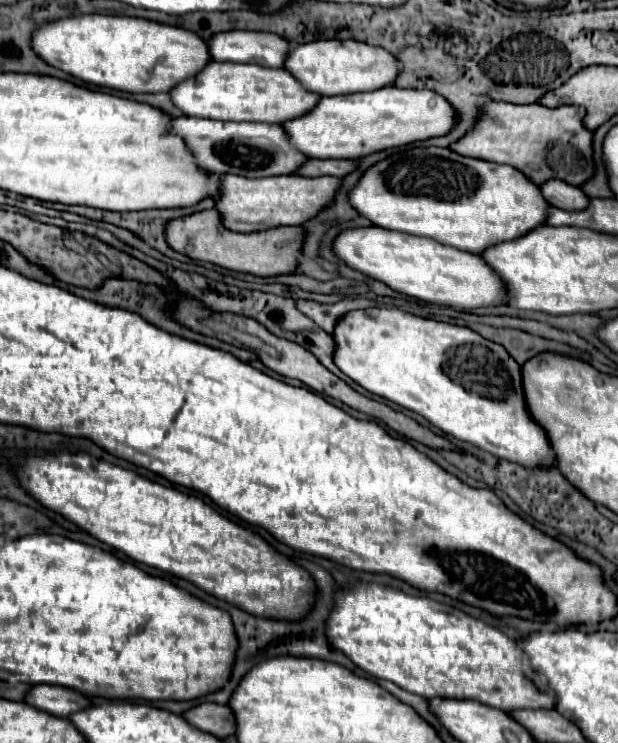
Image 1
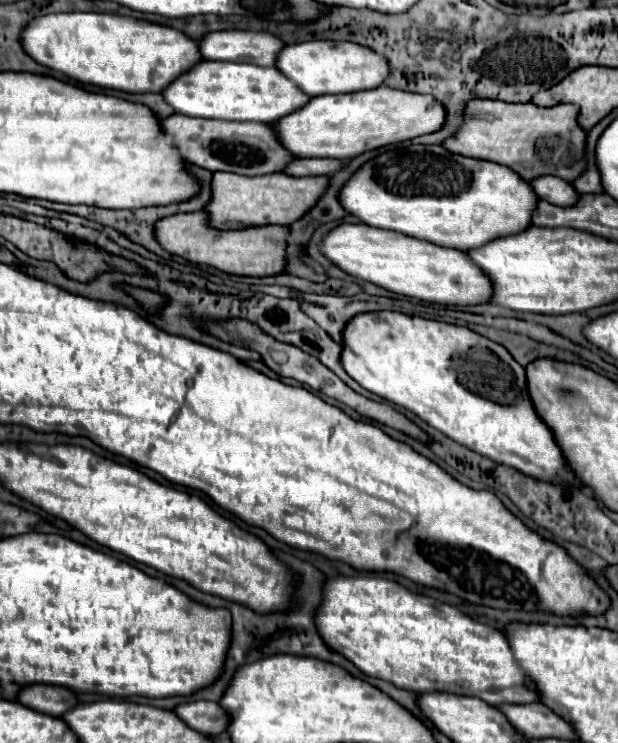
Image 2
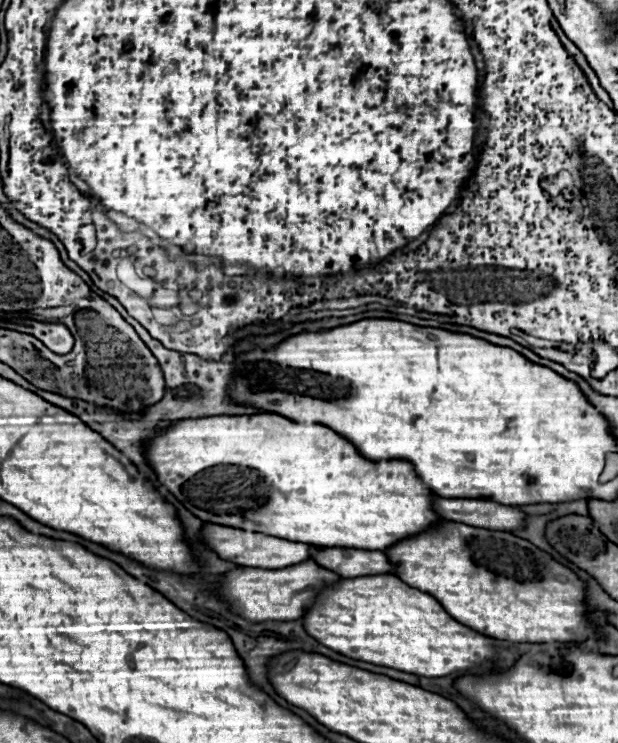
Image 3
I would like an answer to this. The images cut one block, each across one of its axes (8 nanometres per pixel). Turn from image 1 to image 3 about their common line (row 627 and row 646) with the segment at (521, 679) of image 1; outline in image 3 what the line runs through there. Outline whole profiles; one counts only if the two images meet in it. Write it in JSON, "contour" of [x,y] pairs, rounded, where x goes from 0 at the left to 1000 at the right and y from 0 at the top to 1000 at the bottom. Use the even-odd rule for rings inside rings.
{"contour":[[[608,773],[608,775],[583,775],[583,778],[550,778],[534,789],[524,789],[505,816],[492,821],[489,829],[492,848],[511,859],[528,872],[550,878],[573,888],[589,888],[599,894],[615,894],[628,899],[641,899],[650,904],[709,913],[725,910],[731,904],[757,904],[773,894],[799,886],[796,859],[767,851],[764,845],[728,832],[718,818],[696,802],[673,791],[663,791],[638,773]]]}

